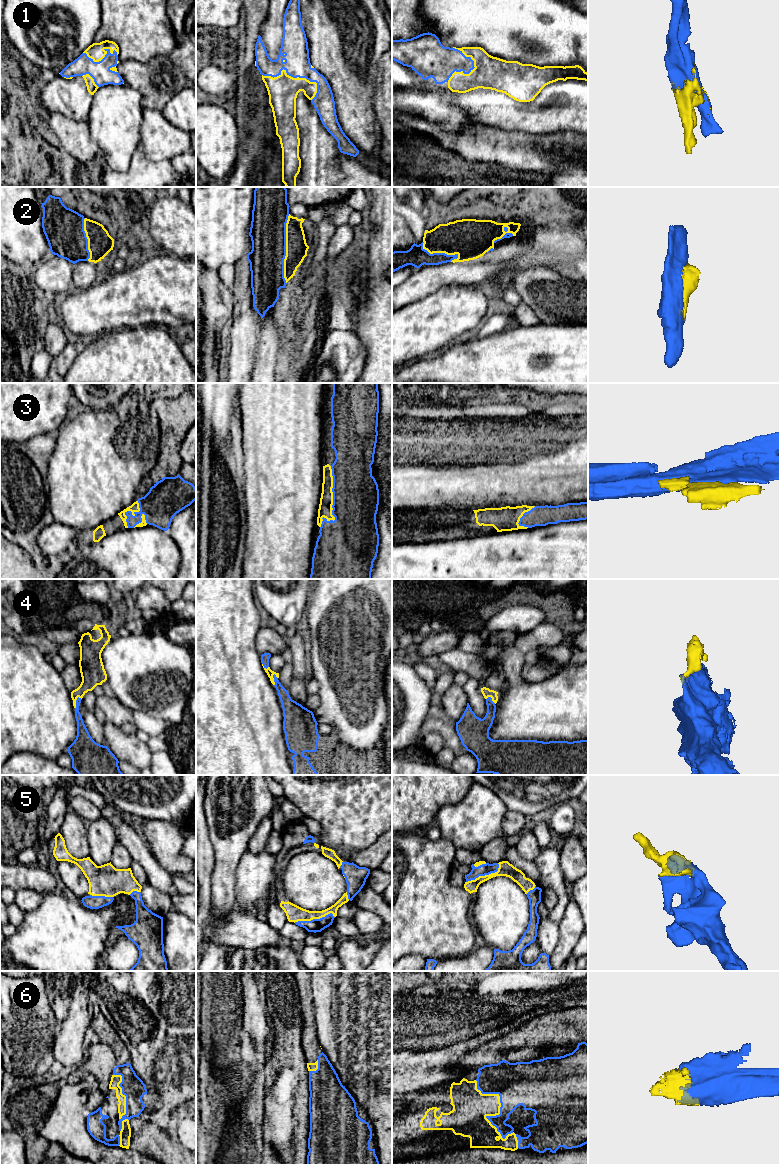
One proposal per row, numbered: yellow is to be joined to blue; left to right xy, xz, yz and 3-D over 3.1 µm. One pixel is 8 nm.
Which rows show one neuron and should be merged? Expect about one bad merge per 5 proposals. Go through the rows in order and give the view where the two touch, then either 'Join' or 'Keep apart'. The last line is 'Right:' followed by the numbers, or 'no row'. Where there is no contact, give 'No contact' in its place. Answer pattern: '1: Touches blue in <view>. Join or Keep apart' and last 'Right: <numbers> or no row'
1: Touches blue in xz. Join
2: Touches blue in xz. Join
3: Touches blue in xz. Join
4: Touches blue in xz. Join
5: Touches blue in xz. Join
6: Touches blue in yz. Join
Right: 1, 2, 3, 4, 5, 6

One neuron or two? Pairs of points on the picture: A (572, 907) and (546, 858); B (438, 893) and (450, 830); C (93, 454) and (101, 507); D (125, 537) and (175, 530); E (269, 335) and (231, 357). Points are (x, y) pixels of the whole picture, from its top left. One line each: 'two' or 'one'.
A: two
B: two
C: one
D: two
E: two

